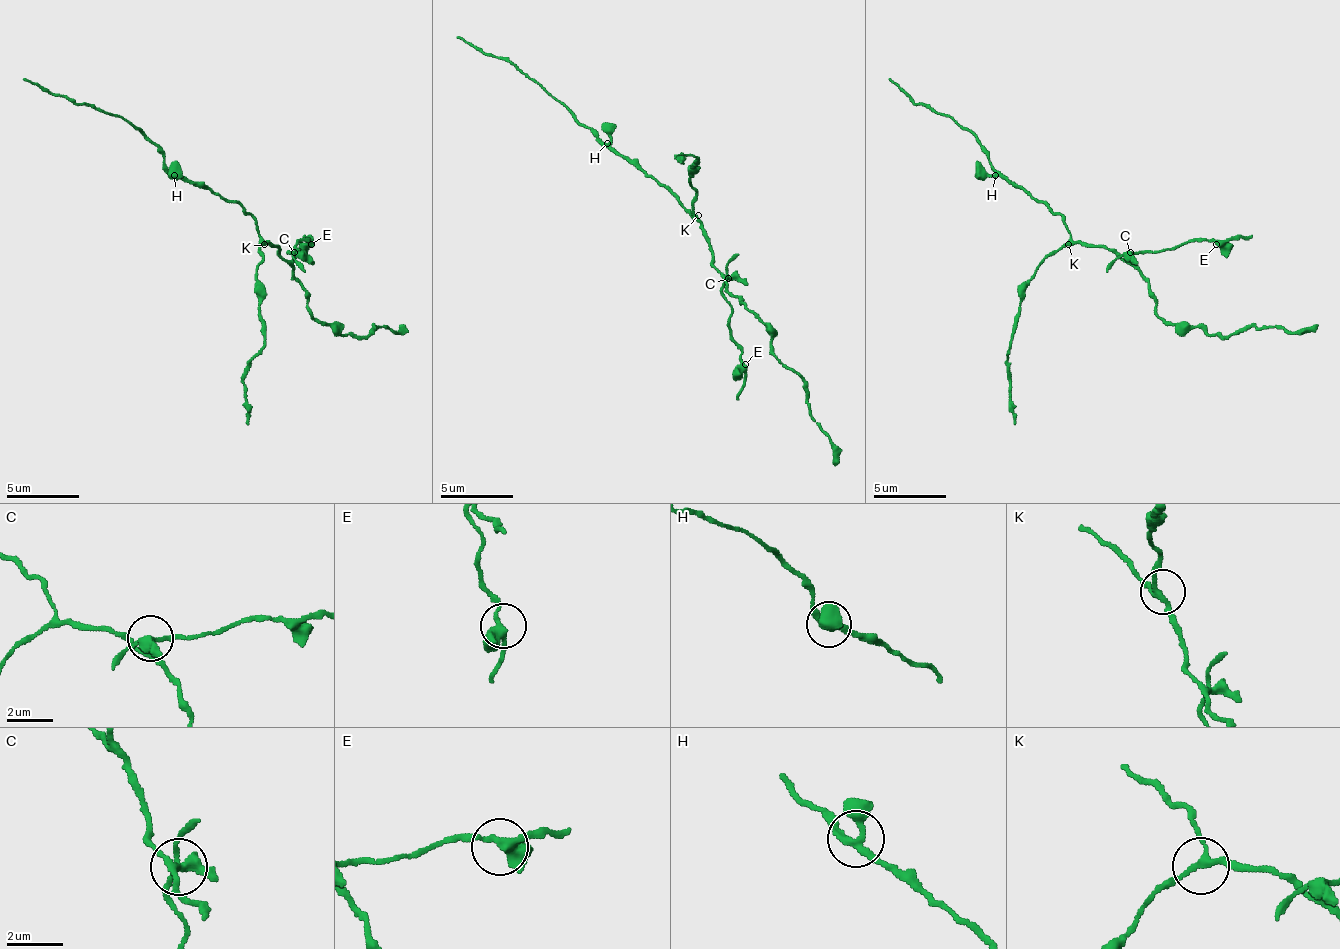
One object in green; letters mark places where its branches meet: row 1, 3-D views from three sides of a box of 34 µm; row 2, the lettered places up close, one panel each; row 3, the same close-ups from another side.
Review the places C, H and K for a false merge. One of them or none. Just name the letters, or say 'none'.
C

